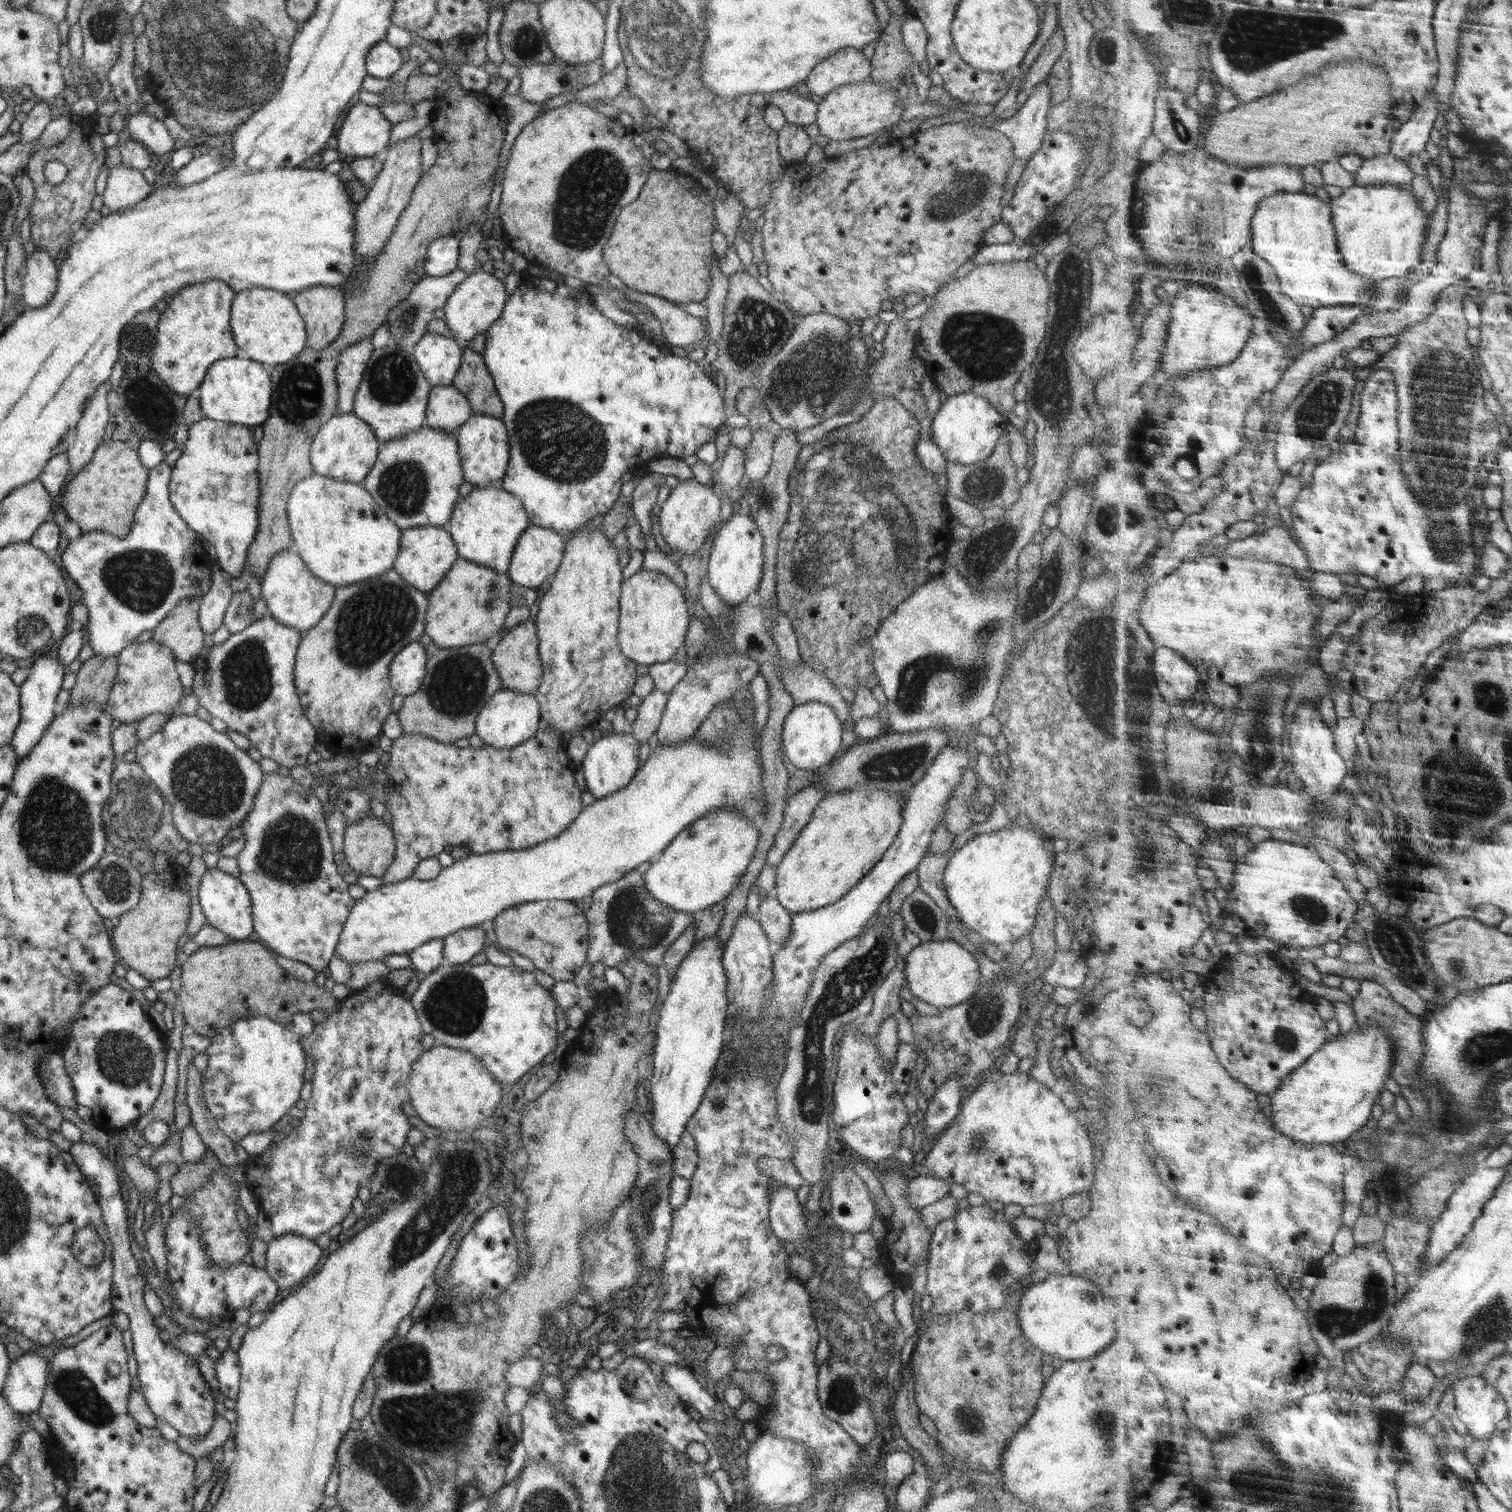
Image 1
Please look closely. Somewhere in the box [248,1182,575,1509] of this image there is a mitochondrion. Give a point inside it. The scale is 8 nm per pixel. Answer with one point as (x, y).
(437, 1424)

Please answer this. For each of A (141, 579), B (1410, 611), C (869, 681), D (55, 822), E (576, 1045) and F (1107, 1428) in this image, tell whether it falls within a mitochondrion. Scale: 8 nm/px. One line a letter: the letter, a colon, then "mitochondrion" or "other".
A: mitochondrion
B: mitochondrion
C: other
D: mitochondrion
E: other
F: mitochondrion

